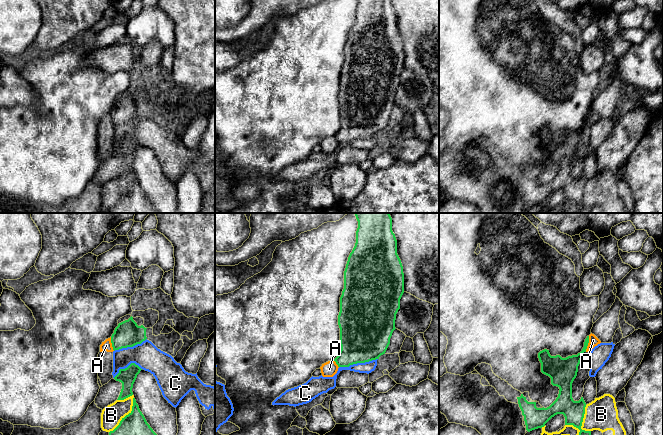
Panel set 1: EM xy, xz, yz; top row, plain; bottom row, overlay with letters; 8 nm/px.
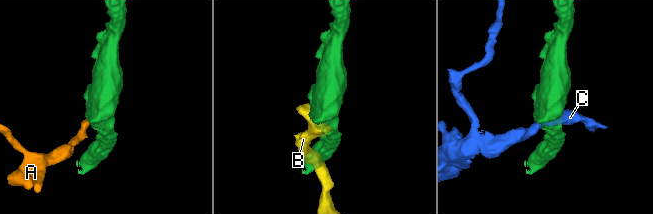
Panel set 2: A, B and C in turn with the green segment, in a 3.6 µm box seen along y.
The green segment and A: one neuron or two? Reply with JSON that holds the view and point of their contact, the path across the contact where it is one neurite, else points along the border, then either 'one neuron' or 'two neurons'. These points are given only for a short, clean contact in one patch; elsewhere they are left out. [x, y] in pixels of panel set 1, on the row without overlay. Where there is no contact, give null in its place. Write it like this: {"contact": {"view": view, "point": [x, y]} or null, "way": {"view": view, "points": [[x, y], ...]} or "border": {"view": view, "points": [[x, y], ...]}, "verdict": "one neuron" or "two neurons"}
{"contact": {"view": "yz", "point": [587, 120]}, "border": {"view": "yz", "points": [[589, 112], [589, 118], [585, 127]]}, "verdict": "two neurons"}

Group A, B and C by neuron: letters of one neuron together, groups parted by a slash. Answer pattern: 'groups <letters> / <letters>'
groups A / B / C

